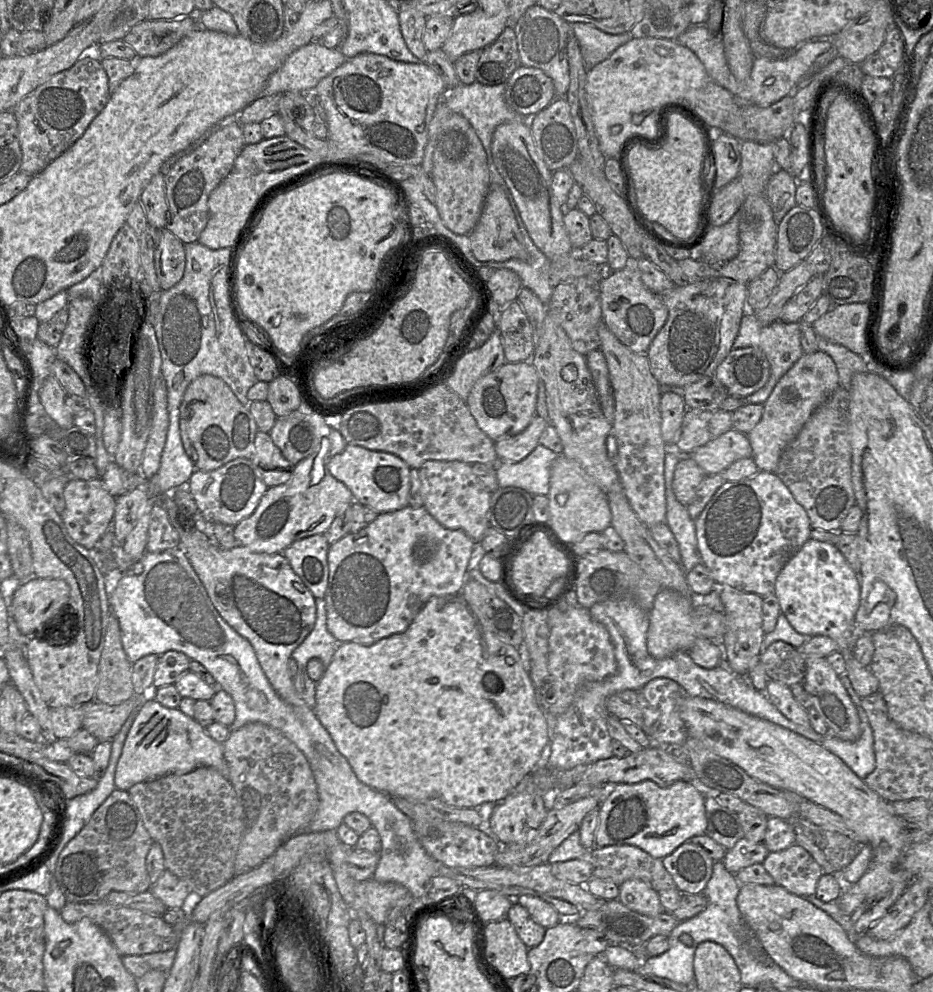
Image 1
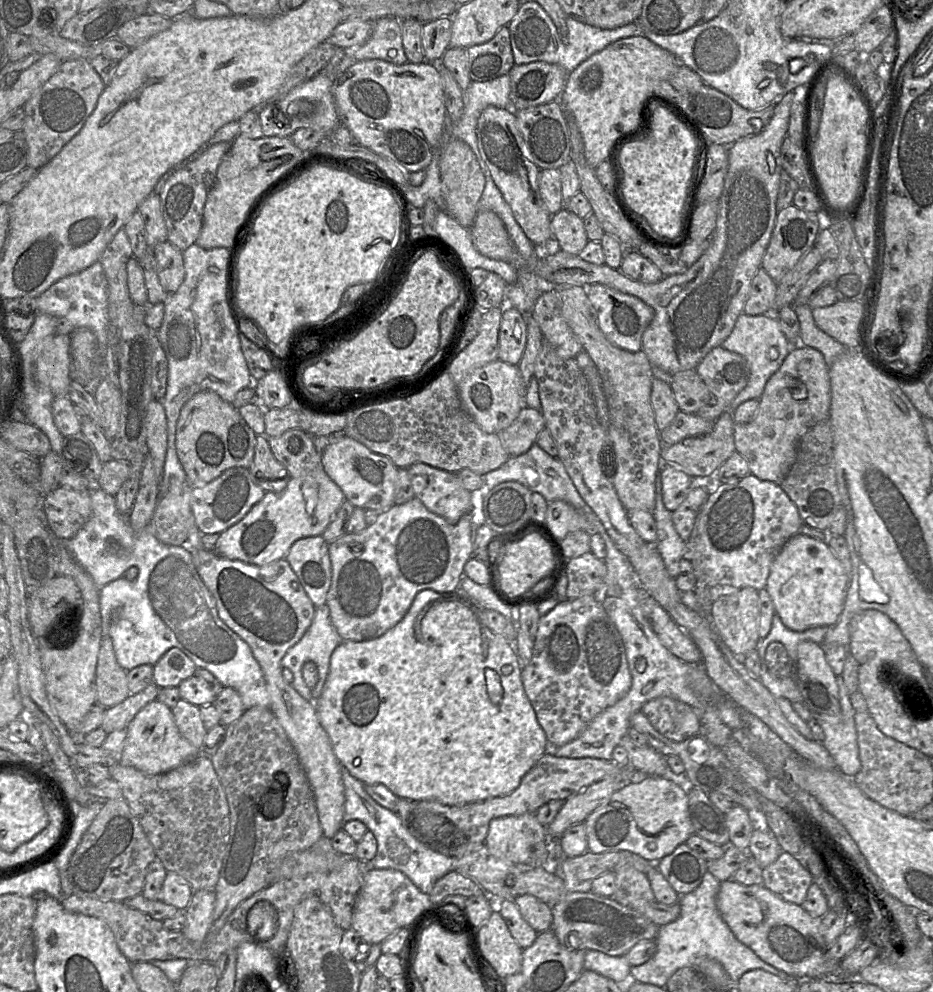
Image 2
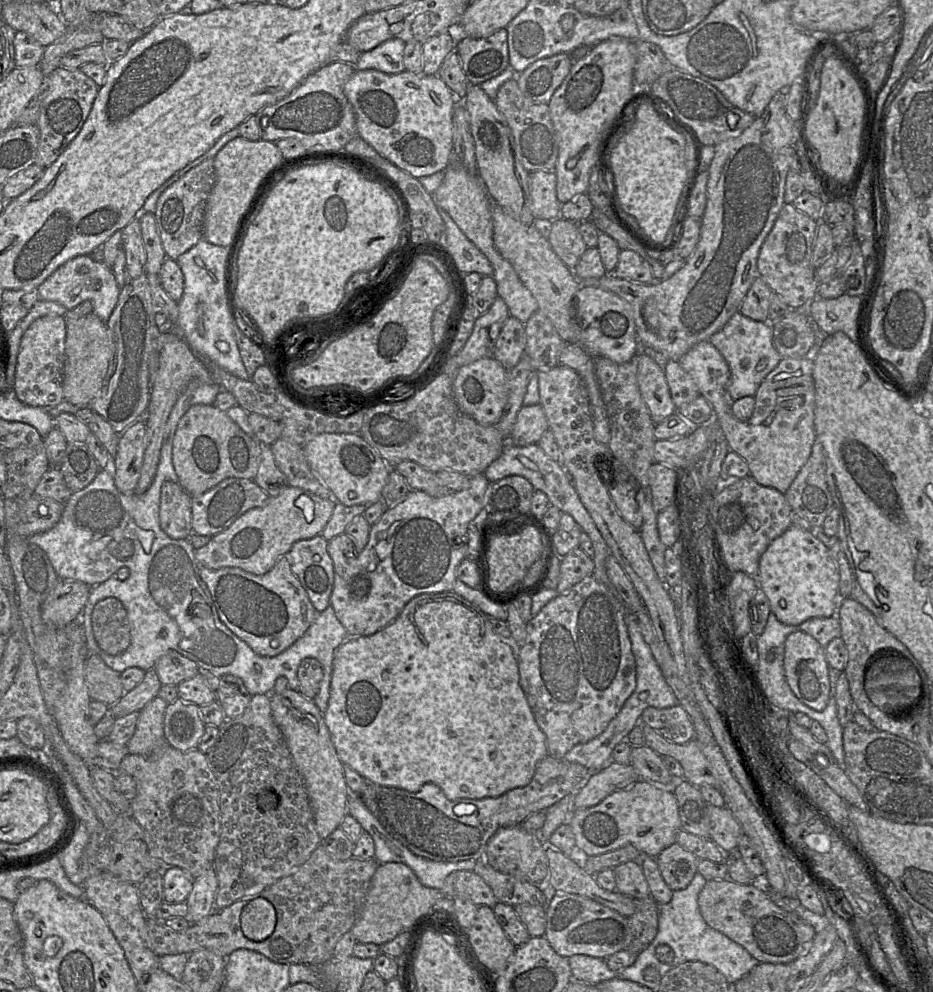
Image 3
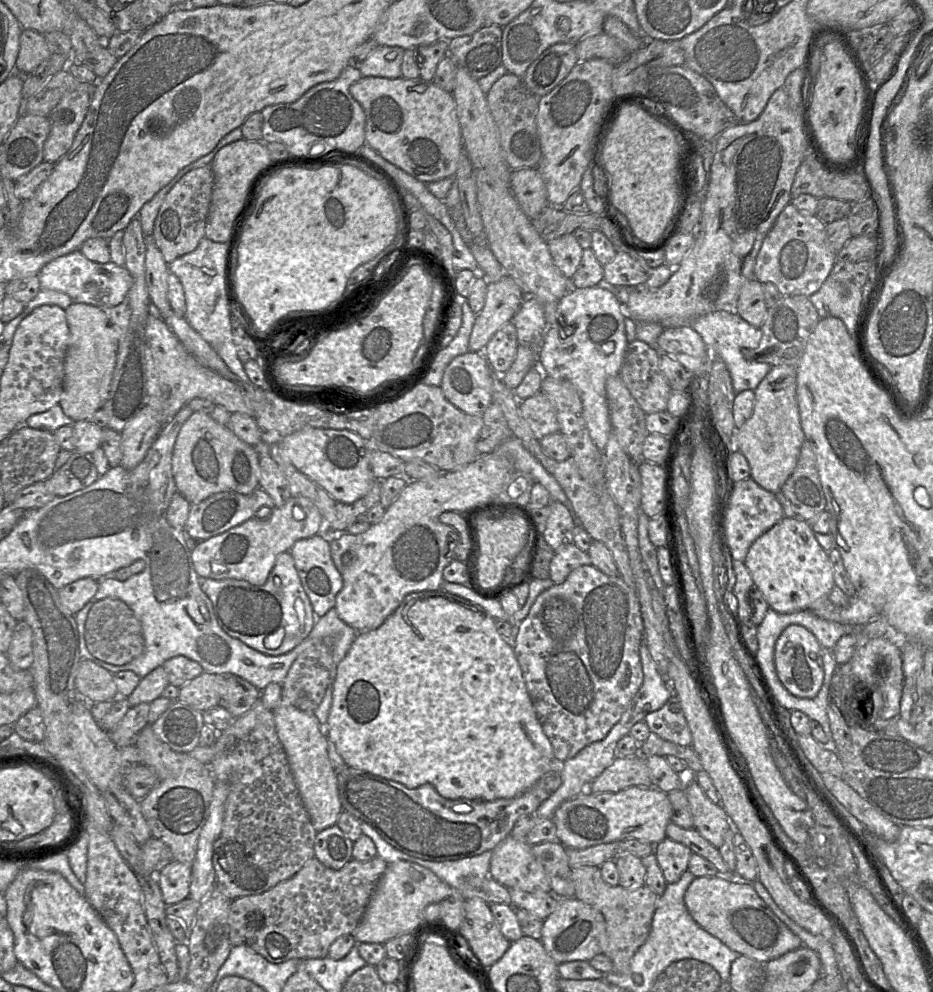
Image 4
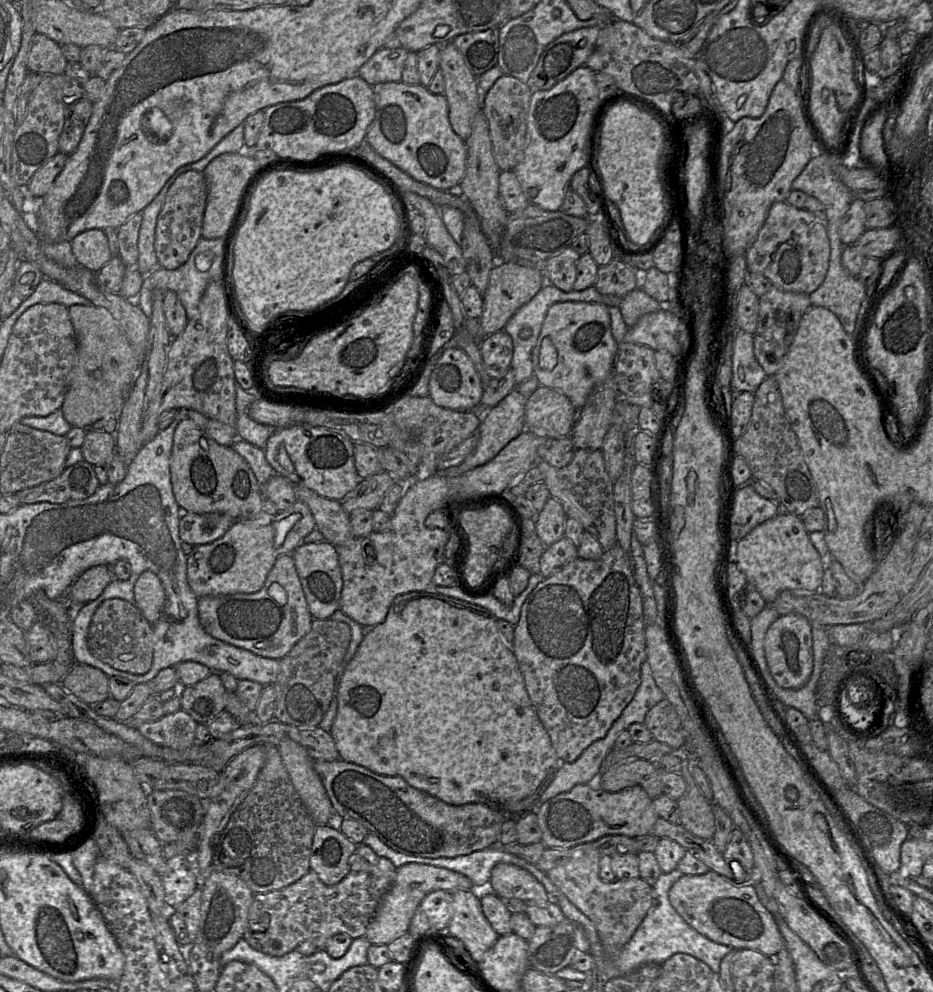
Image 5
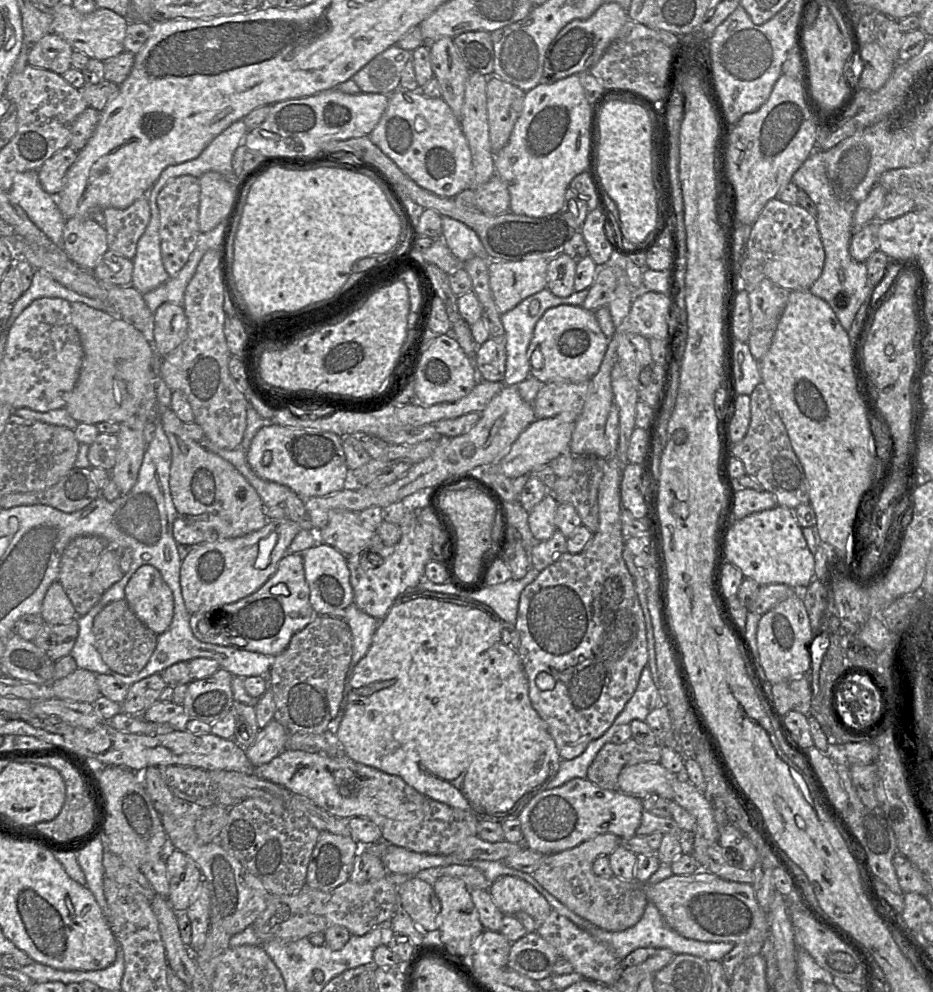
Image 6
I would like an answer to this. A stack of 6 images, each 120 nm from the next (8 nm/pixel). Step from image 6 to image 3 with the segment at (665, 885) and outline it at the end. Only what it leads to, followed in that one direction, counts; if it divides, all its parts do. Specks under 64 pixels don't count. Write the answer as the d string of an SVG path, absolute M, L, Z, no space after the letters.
M730 878L709 880L698 896L700 913L705 922L745 948L760 963L786 964L804 955L816 935L815 929L796 913L777 906L761 889L752 884L739 884Z

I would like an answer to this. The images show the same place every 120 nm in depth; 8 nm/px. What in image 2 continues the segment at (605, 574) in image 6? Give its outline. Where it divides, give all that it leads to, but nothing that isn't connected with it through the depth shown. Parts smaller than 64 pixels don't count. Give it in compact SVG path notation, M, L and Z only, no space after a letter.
M593 595L562 601L540 617L532 658L523 667L521 679L537 720L553 748L559 748L578 737L594 717L623 698L632 683L622 638Z

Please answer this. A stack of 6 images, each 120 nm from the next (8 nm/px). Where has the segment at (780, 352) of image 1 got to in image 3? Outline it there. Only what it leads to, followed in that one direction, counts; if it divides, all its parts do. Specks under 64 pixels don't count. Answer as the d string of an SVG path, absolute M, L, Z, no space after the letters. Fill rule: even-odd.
M736 312L729 321L717 332L712 334L709 341L721 353L726 360L730 369L729 394L733 400L745 396L754 396L765 377L778 365L782 356L778 353L773 345L773 330L769 322L760 322ZM766 358L767 365L763 370L757 370L757 364L760 359Z

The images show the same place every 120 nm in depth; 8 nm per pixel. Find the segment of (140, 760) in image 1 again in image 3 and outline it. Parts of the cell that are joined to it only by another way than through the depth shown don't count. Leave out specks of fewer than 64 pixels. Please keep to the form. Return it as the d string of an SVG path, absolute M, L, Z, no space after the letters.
M155 697L140 712L134 735L128 742L129 754L150 755L167 742L164 736L164 715L168 703Z

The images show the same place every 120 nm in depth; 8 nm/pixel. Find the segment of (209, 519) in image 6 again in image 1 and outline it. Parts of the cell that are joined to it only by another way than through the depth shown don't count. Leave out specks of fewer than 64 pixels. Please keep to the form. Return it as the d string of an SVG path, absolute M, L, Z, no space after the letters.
M205 374L187 387L179 410L181 439L195 469L211 472L237 458L251 459L255 451L257 423L249 410L222 379Z

